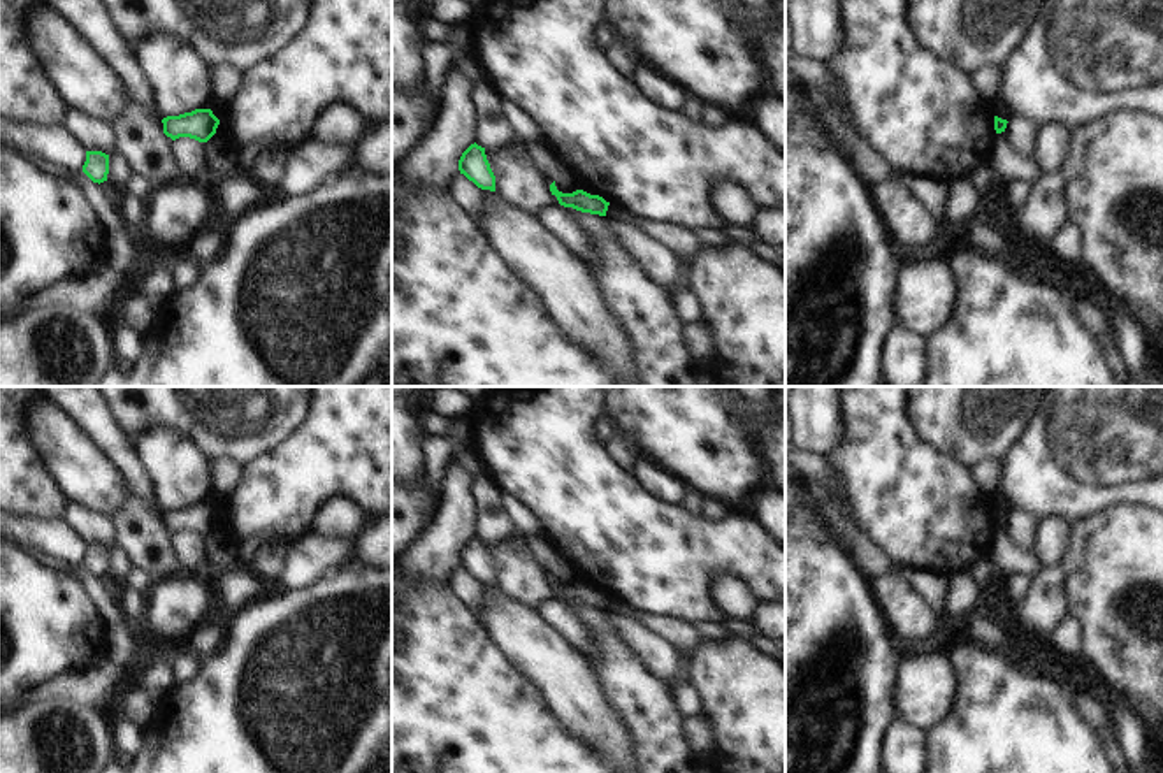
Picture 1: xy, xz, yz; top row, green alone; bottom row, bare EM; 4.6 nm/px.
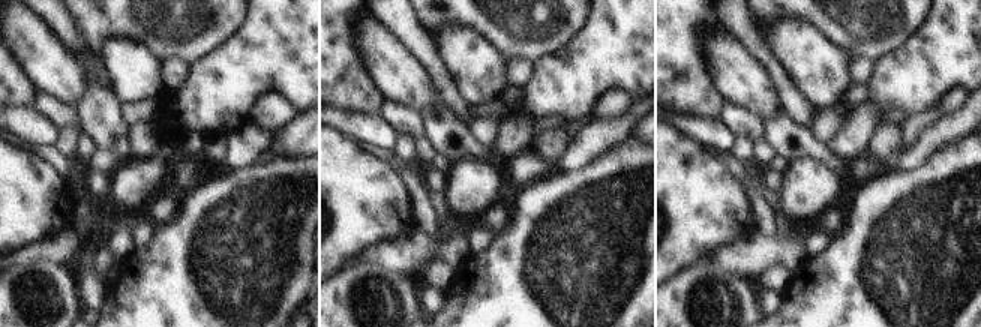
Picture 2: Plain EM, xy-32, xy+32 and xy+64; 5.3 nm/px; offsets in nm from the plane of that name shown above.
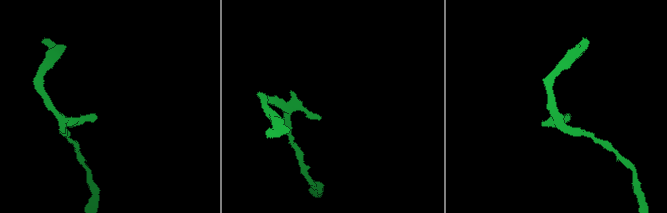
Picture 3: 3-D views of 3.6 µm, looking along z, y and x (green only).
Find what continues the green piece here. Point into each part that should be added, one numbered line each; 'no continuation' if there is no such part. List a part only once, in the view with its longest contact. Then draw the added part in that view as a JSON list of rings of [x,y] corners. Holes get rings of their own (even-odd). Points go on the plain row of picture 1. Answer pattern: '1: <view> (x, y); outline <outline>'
no continuation

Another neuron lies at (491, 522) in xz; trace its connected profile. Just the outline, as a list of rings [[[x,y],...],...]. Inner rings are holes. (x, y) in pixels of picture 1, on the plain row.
[[[480,478],[476,481],[476,538],[485,543],[501,541],[516,532],[501,509],[501,494],[502,490],[492,480]]]

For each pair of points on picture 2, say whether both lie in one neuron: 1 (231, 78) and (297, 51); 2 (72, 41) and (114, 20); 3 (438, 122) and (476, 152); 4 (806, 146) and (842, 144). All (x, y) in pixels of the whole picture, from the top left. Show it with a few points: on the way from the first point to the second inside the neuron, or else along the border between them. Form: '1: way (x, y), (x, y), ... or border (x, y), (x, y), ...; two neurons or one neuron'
1: way (248, 65), (270, 51), (281, 51); one neuron
2: border (71, 15), (86, 47), (99, 57); two neurons
3: way (447, 131), (467, 146); one neuron
4: border (825, 144), (845, 162); two neurons

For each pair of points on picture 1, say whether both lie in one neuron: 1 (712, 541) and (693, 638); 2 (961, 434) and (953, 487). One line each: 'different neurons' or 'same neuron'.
1: different neurons
2: different neurons

